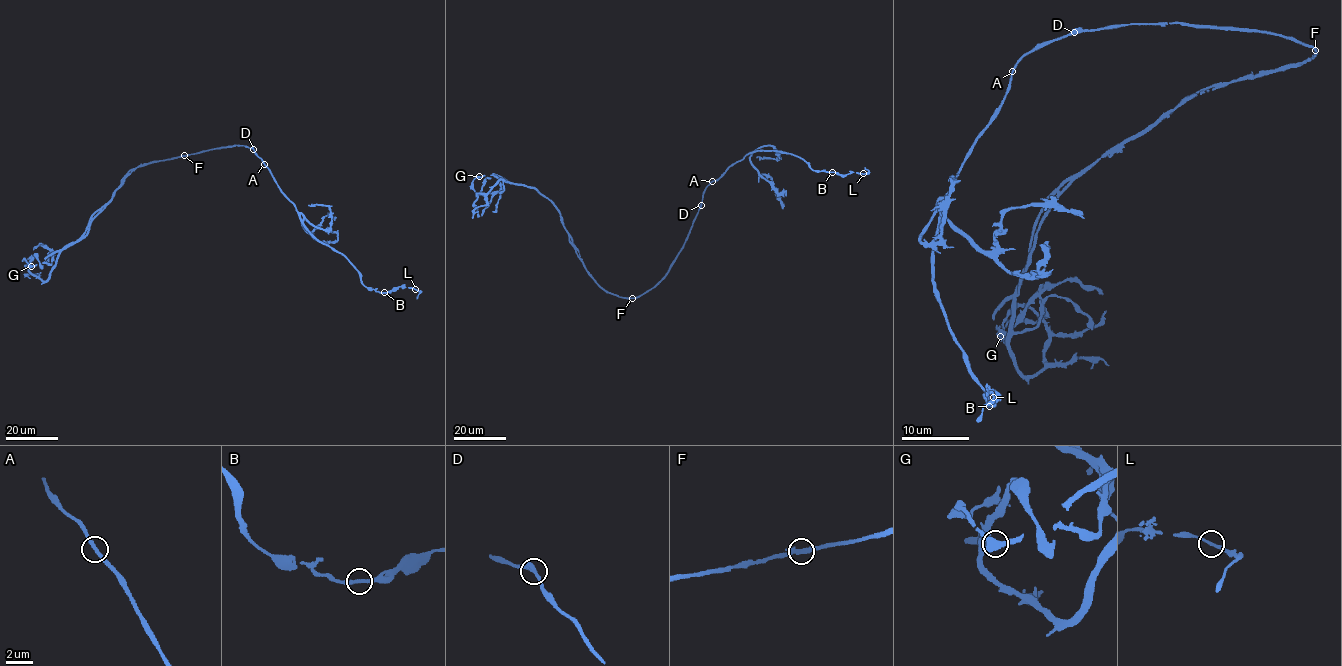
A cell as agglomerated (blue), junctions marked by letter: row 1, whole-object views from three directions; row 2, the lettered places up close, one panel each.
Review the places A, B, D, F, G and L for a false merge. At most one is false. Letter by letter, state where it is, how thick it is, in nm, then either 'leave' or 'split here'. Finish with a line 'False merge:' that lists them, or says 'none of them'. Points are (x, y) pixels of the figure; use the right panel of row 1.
A: place (1012, 71); calibre 240 nm; leave
B: place (989, 406); calibre 240 nm; leave
D: place (1074, 32); calibre 420 nm; leave
F: place (1315, 50); calibre 260 nm; split here
G: place (1000, 336); calibre 480 nm; leave
L: place (993, 397); calibre 190 nm; leave
False merge: F

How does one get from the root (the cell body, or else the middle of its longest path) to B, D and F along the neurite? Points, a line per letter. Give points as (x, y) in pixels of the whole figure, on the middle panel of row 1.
B: (663, 276), (686, 241), (704, 190), (748, 153), (785, 152), (802, 158), (813, 170), (832, 172)
D: (663, 276), (686, 241), (701, 204)
F: (663, 276), (652, 288), (632, 298)

